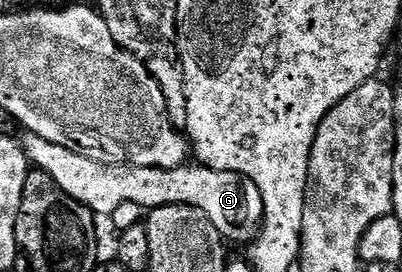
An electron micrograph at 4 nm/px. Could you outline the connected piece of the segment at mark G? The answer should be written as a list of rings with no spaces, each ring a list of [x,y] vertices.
[[[25,132],[22,137],[19,143],[24,148],[30,165],[51,174],[61,189],[90,208],[98,217],[112,217],[113,212],[123,206],[123,202],[135,202],[135,206],[143,210],[182,204],[203,210],[203,214],[215,222],[215,230],[219,230],[224,240],[232,243],[234,240],[244,246],[251,245],[257,239],[265,222],[259,186],[255,186],[255,182],[246,176],[204,166],[144,168],[130,164],[104,164],[83,158],[83,154],[67,150],[67,146],[55,146],[55,142],[47,142],[47,138],[39,138],[39,134],[34,132]]]

